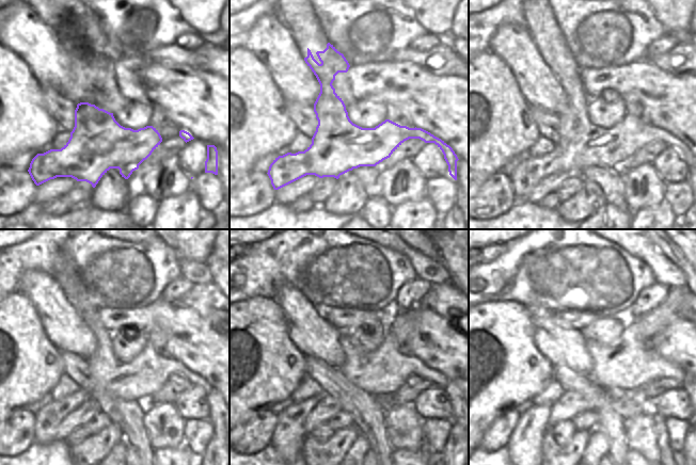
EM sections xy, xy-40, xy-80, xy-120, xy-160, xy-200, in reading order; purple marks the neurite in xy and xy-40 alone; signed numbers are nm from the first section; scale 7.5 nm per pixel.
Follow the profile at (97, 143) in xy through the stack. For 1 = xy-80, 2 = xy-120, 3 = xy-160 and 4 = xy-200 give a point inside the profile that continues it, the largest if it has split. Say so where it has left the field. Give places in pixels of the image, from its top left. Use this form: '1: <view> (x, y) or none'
1: xy-80 (582, 144)
2: xy-120 (146, 373)
3: xy-160 (386, 369)
4: xy-200 (627, 364)

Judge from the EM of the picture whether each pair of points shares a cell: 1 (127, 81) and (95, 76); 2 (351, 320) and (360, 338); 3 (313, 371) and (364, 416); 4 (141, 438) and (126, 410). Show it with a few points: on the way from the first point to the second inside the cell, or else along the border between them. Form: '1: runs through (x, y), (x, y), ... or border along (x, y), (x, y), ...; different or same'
1: border along (123, 57), (113, 75), (129, 100); different
2: border along (379, 322), (360, 323), (347, 332); different
3: runs through (326, 375), (353, 403); same
4: runs through (135, 431), (129, 417); same

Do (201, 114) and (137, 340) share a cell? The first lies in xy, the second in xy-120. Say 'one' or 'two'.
two

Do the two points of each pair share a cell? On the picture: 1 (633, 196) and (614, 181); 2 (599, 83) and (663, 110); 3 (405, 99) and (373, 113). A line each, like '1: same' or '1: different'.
1: different
2: same
3: different

